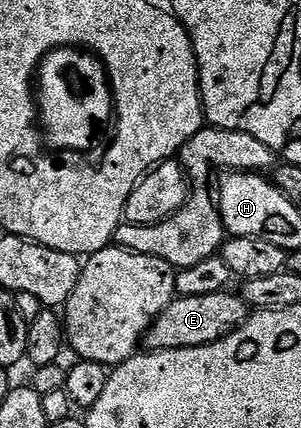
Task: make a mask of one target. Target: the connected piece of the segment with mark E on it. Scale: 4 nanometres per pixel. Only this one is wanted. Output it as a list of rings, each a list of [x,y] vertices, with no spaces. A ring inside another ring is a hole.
[[[232,290],[218,294],[202,294],[200,298],[177,296],[157,320],[152,321],[142,341],[145,349],[154,352],[178,350],[179,348],[197,348],[213,344],[214,341],[228,336],[239,328],[250,315],[250,309],[239,295]]]

